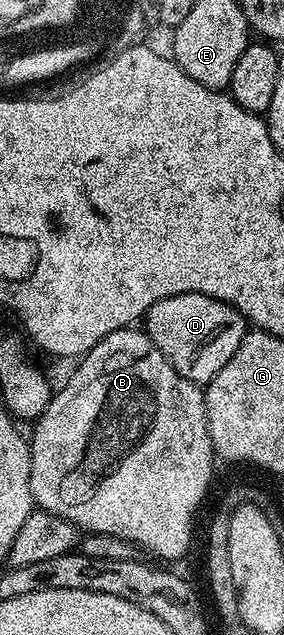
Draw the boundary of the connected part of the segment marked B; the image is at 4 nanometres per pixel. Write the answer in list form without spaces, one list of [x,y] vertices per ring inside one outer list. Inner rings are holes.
[[[129,327],[119,329],[102,338],[89,353],[79,358],[76,370],[68,377],[64,386],[57,388],[52,394],[50,403],[42,411],[42,415],[34,422],[36,430],[30,433],[30,491],[32,500],[37,510],[45,513],[53,513],[76,526],[77,530],[85,534],[98,534],[117,536],[135,546],[137,550],[145,549],[153,553],[156,558],[164,563],[176,561],[188,553],[192,545],[192,520],[208,493],[208,484],[212,481],[212,461],[214,462],[214,450],[212,440],[208,434],[208,420],[206,419],[206,407],[204,406],[204,389],[195,385],[190,379],[178,375],[174,367],[154,347],[154,343],[148,338],[147,332],[139,328]]]

